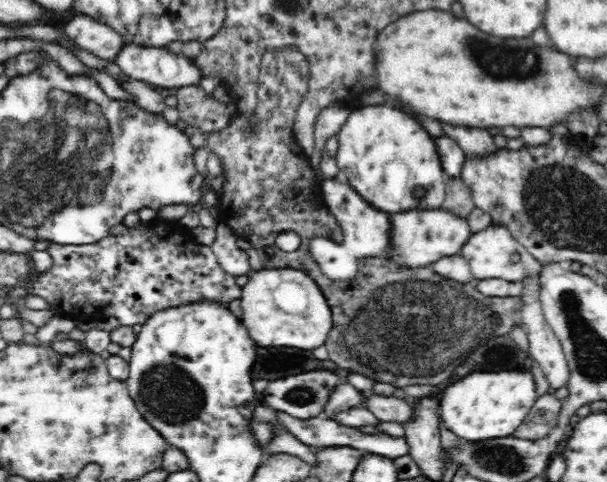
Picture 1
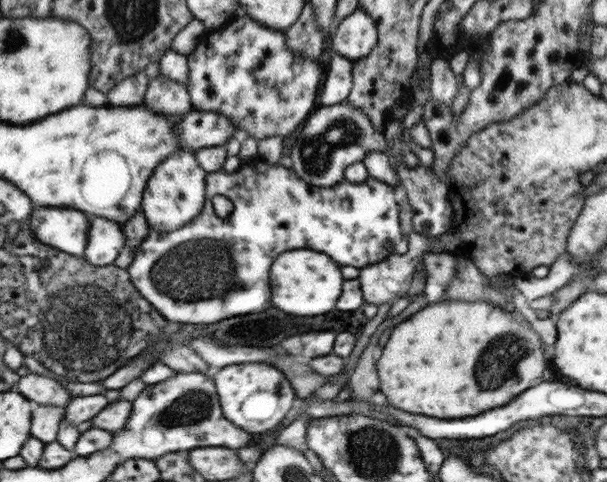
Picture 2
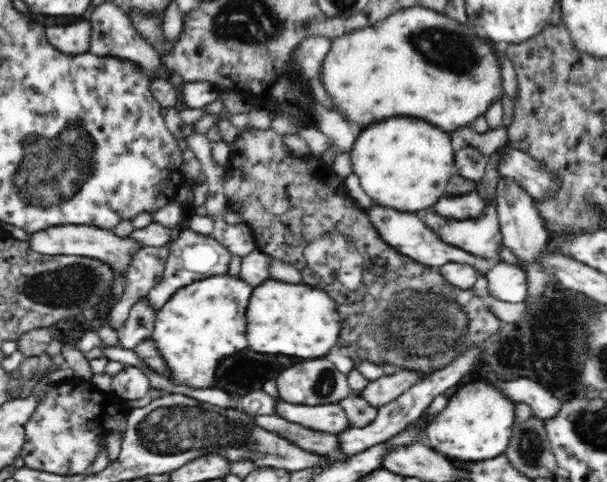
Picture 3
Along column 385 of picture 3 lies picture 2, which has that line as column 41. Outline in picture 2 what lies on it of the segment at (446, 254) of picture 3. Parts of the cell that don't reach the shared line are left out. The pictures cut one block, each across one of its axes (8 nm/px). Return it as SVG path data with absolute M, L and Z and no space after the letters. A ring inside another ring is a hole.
M37 207L29 226L40 242L75 257L83 257L89 245L90 215L69 207Z

